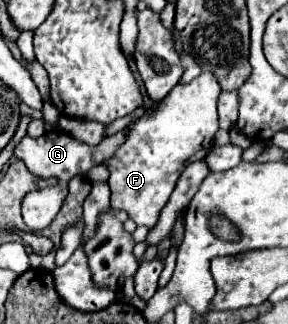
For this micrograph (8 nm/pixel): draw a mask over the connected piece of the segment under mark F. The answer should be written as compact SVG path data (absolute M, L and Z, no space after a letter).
M204 71L190 83L178 83L154 111L150 107L146 117L128 127L126 141L118 147L118 153L104 161L110 171L108 185L112 189L114 209L126 209L136 225L150 229L156 225L182 169L192 161L204 159L212 149L214 133L218 131L216 101L220 91L214 73Z

